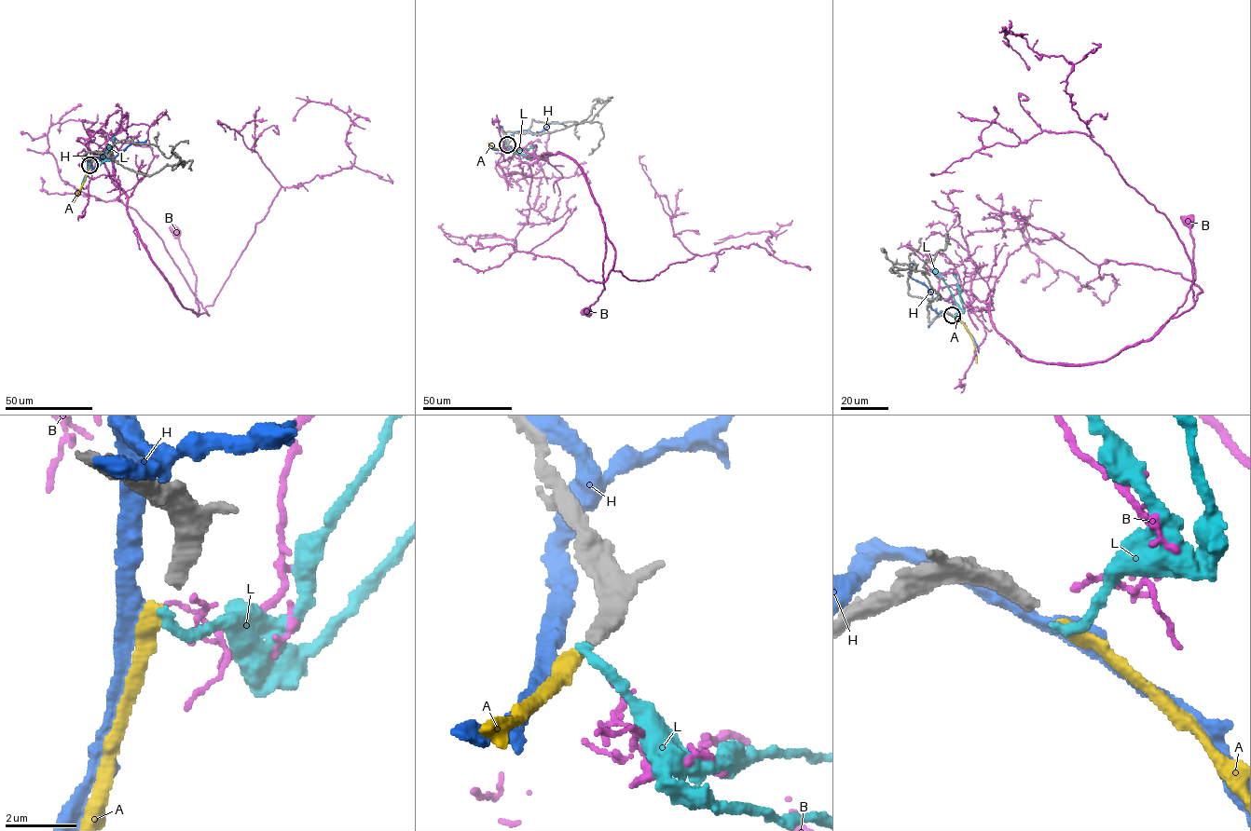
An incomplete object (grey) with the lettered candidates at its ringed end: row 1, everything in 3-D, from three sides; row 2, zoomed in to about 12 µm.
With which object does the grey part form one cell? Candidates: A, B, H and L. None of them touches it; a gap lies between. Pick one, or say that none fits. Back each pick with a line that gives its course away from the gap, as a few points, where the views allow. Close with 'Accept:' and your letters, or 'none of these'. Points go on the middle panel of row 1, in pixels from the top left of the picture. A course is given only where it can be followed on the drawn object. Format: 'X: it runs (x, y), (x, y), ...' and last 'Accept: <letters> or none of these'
Accept: none of these

